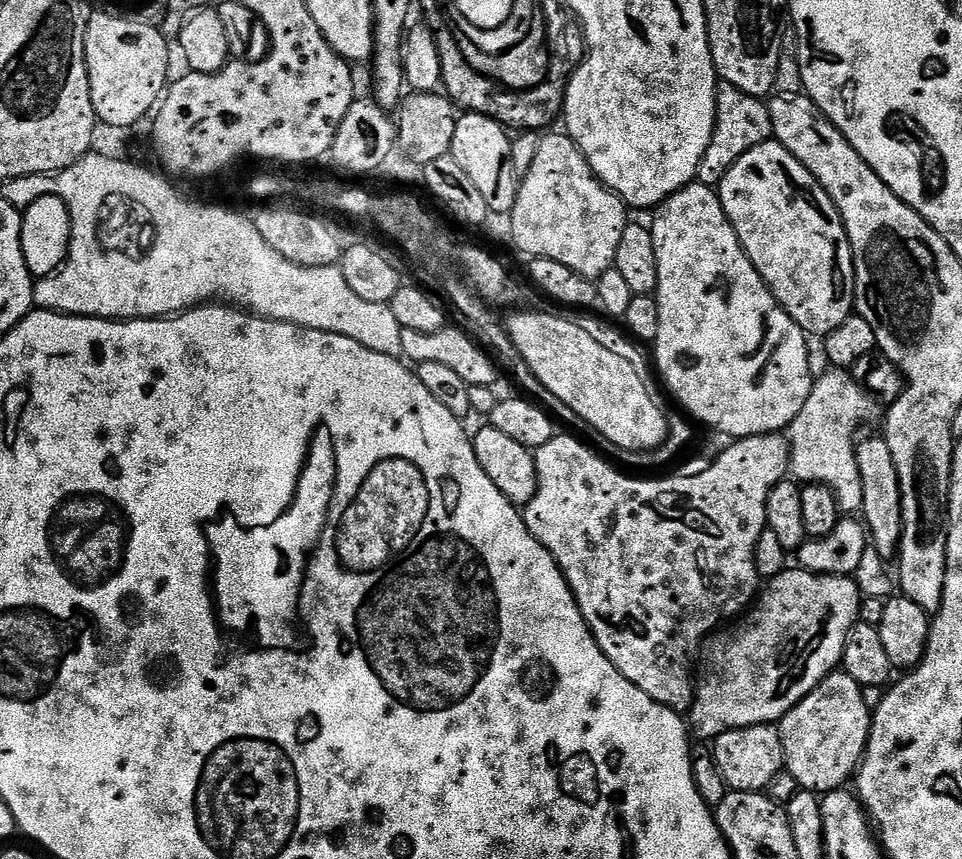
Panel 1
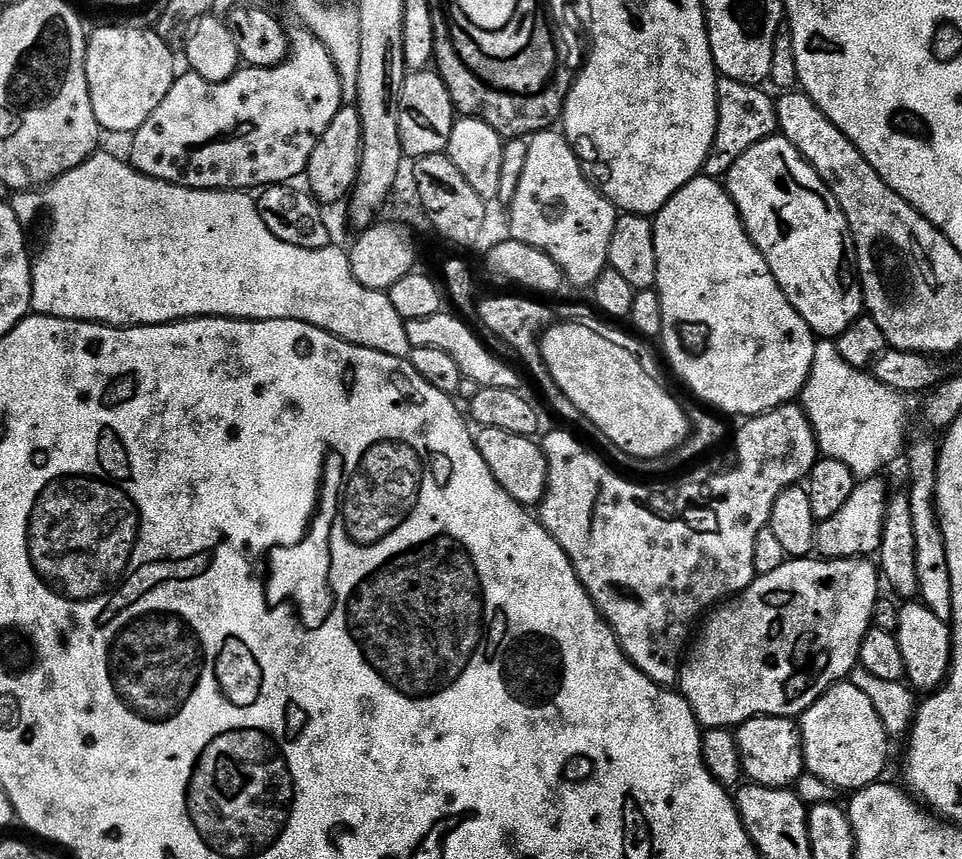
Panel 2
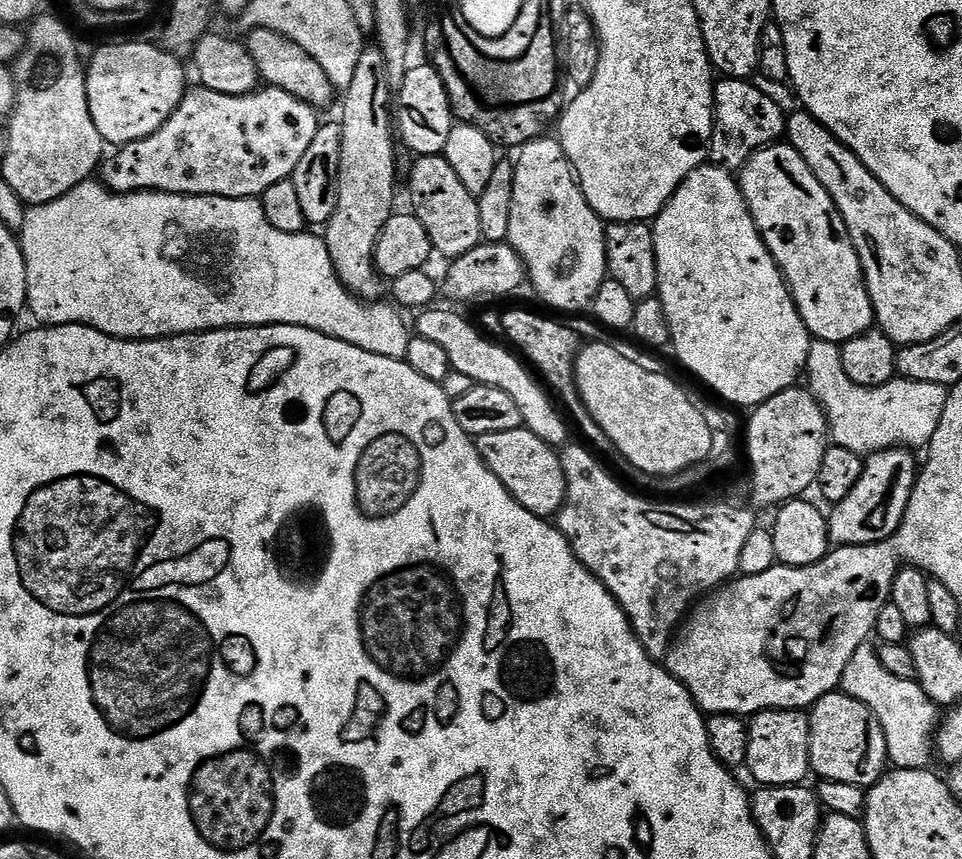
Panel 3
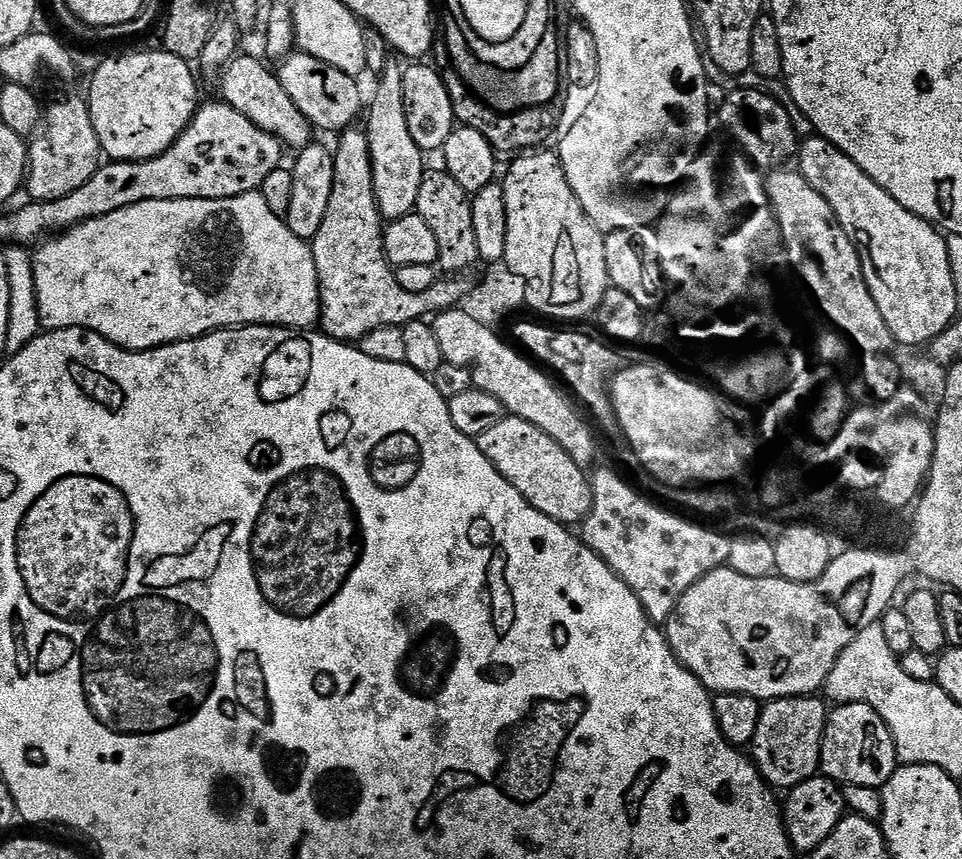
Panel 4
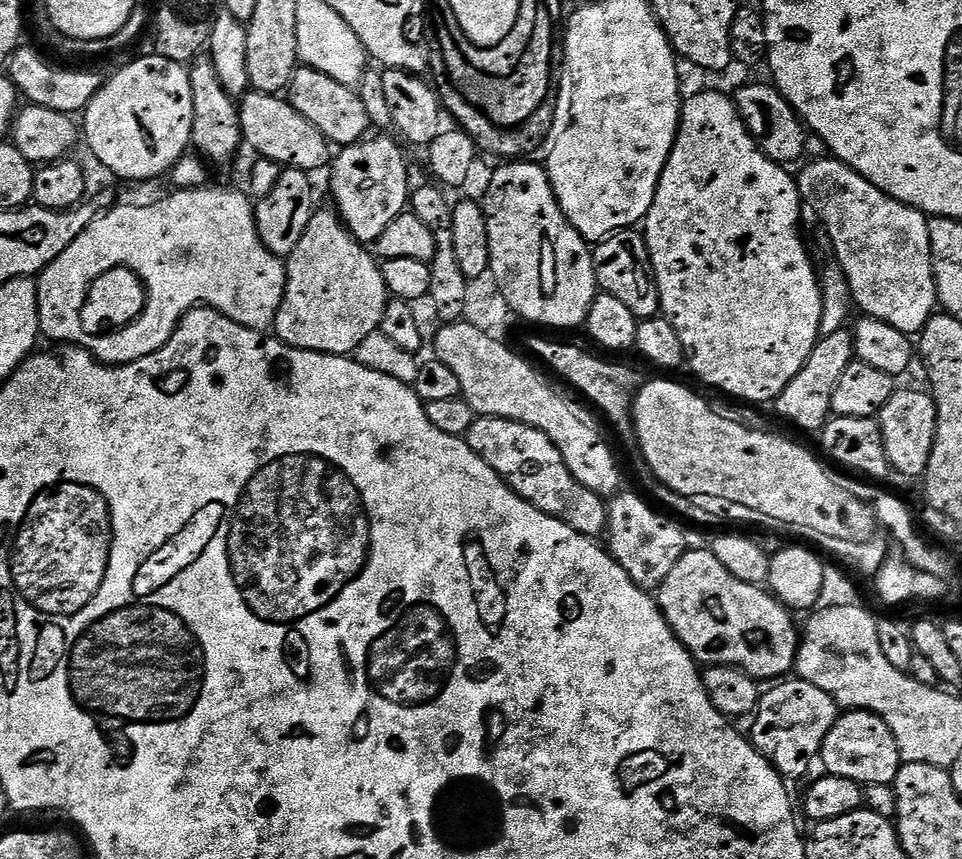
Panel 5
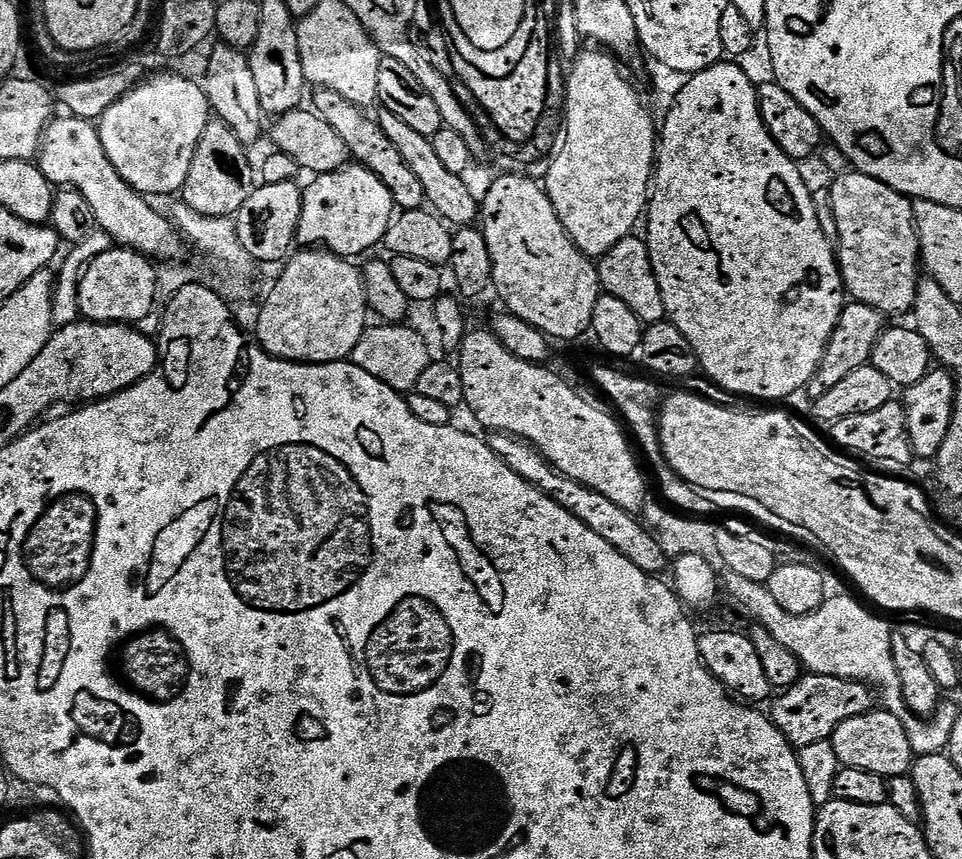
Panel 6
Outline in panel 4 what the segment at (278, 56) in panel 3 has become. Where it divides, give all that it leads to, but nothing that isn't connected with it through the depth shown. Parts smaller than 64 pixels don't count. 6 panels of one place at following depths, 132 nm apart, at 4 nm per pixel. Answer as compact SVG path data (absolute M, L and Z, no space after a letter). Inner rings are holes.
M293 50L279 61L278 75L282 82L282 90L290 94L290 102L302 110L302 114L312 123L313 129L339 134L345 128L353 127L356 119L361 119L360 88L357 77L342 74L334 66L314 58L310 54Z

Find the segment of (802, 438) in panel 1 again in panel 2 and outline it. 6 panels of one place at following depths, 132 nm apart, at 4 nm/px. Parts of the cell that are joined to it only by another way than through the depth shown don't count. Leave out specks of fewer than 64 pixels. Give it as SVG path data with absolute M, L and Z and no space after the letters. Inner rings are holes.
M824 338L817 343L808 381L804 383L802 407L816 435L817 449L827 459L845 464L854 473L857 481L879 477L880 471L887 464L894 463L899 456L901 459L906 441L909 439L908 400L909 397L905 393L890 390L890 386L882 386L882 382L878 382L871 371L861 370L842 362L835 339Z

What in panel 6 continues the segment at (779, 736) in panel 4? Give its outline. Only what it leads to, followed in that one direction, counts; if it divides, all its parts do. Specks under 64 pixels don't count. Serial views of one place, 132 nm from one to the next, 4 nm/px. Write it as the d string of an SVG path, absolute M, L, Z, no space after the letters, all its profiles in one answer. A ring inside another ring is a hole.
M808 674L792 688L775 697L776 705L770 711L770 719L778 726L789 744L801 750L818 742L831 741L834 730L838 730L842 722L873 711L872 695L874 696L873 689L867 684L833 676Z

